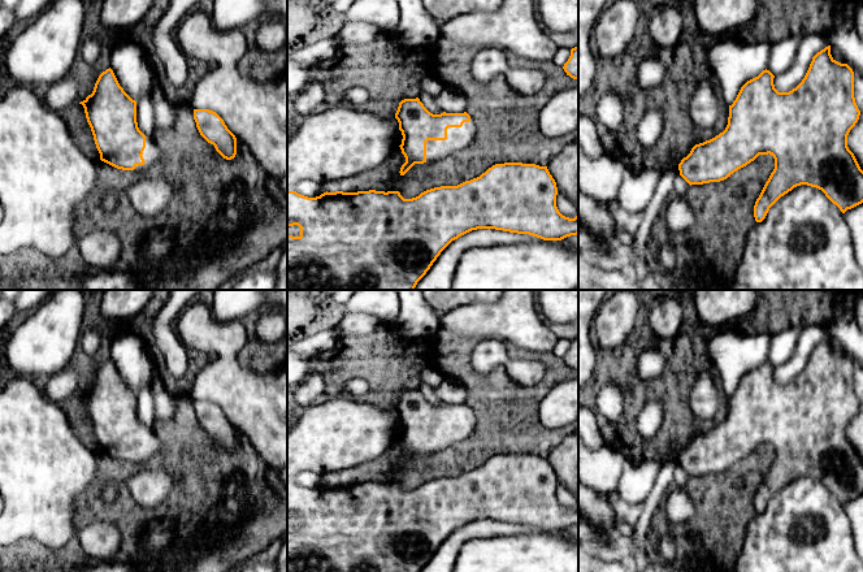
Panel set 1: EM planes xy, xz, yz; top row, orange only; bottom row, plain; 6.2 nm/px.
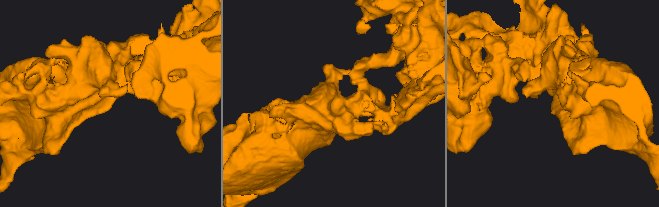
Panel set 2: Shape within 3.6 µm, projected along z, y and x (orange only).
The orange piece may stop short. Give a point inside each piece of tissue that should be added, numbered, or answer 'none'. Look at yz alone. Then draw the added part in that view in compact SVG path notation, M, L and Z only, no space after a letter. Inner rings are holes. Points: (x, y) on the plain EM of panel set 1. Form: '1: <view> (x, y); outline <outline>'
none

